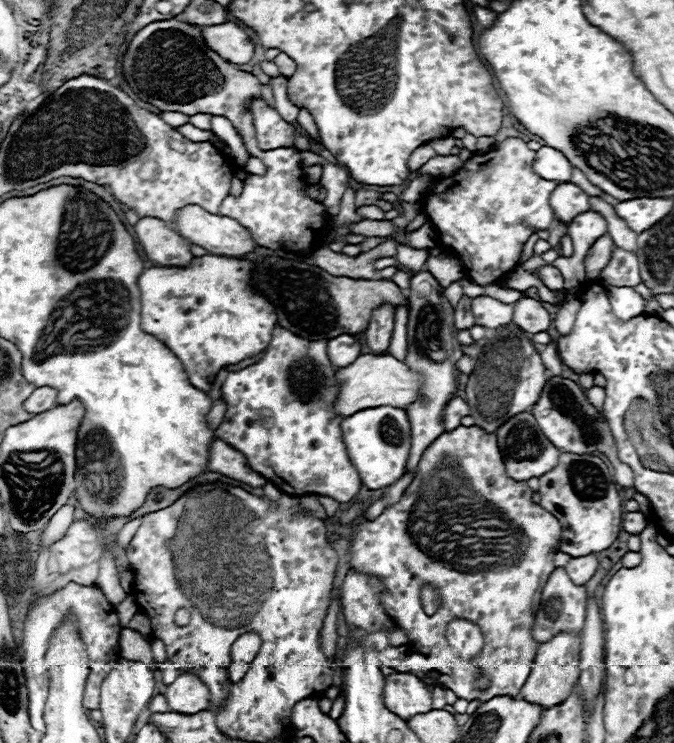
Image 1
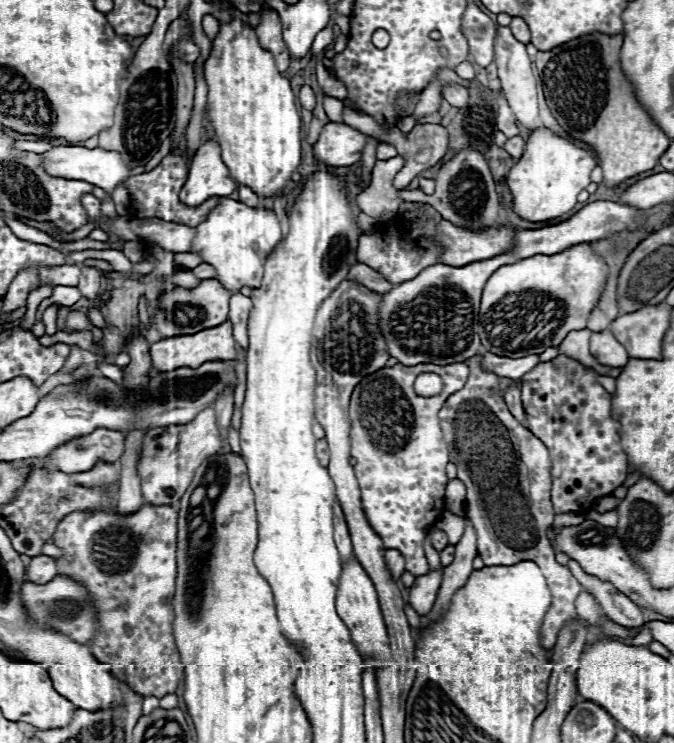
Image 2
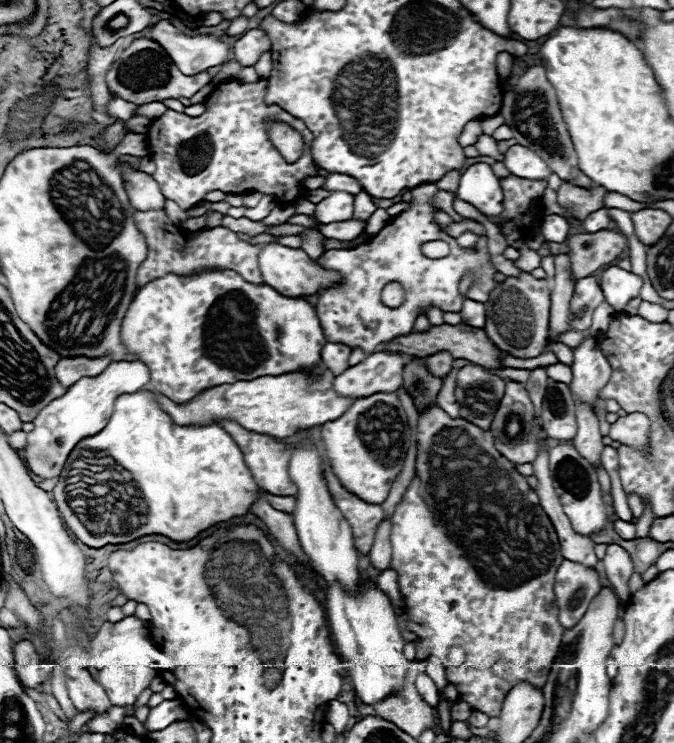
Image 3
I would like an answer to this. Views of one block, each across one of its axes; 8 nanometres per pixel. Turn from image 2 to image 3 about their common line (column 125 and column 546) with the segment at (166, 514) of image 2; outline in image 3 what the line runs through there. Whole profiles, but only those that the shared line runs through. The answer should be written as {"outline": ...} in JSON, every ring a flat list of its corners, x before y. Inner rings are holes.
{"outline":[[434,406,434,408,430,408,430,410,420,414,420,418,418,418,416,476,410,482,408,490,404,492,402,500,398,502,398,506,396,506,394,514,392,514,390,544,392,544,390,568,396,570,396,574,398,574,398,586,400,586,400,592,404,596,402,600,404,600,404,606,406,606,406,614,408,614,408,618,412,622,416,622,416,624,420,624,424,628,426,638,430,642,430,656,436,656,436,658,440,658,444,662,448,680,458,684,460,698,466,700,468,704,472,704,472,710,484,712,490,718,498,716,500,710,502,710,502,702,504,702,504,698,506,698,506,694,510,692,512,686,516,686,518,682,530,682,530,684,542,688,546,684,548,672,550,672,552,662,554,662,556,654,558,654,560,640,562,640,562,634,564,634,564,628,558,622,558,610,556,610,556,600,554,600,554,578,556,578,556,570,558,570,560,562,564,560,564,556,560,552,560,542,558,542,556,530,554,530,550,518,544,514,536,492,528,486,526,478,516,472,516,466,512,466,512,462,508,462,494,448,494,438,492,438,490,430,480,430,478,426,472,426,472,422,466,422,464,418,450,418,438,406],[452,646,462,646,464,648,466,662,462,666,450,666,448,664,446,656,448,656]]}

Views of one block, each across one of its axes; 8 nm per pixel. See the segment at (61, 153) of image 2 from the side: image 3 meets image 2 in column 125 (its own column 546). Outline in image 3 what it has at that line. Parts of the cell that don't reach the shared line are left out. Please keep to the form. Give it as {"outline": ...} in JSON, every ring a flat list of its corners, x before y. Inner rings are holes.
{"outline":[[520,144,508,148,508,152,504,154,504,166,510,170,510,174,528,180,548,180,548,176,552,174,544,158]]}

